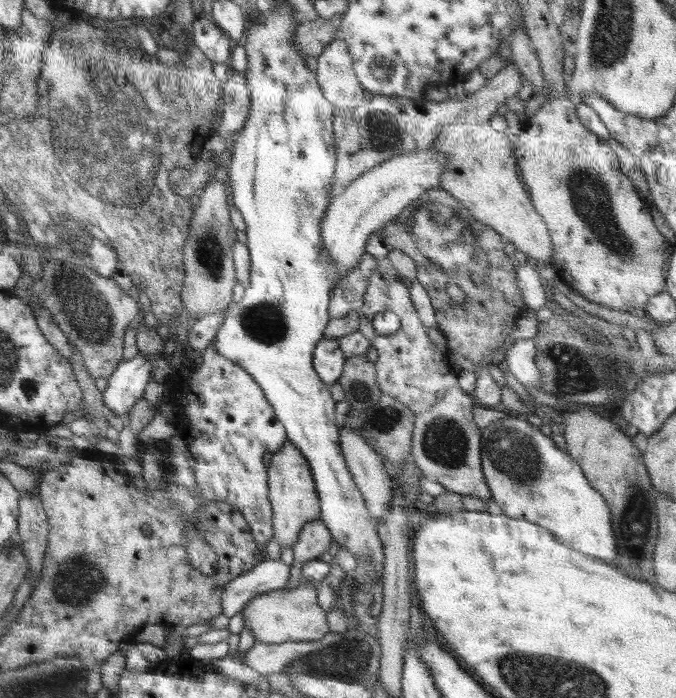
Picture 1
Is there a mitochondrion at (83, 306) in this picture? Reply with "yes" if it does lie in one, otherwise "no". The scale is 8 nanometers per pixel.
yes

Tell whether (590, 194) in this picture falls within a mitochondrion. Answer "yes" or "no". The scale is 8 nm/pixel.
yes

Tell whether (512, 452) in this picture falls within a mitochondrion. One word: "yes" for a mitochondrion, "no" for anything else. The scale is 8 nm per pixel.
yes

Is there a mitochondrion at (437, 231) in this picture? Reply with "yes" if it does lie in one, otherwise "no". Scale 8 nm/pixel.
yes

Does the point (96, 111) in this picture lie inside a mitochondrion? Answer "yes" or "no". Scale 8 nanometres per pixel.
yes

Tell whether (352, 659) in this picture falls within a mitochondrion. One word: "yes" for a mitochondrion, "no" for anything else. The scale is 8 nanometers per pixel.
yes

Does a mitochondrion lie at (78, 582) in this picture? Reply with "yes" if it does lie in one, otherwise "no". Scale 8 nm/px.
yes

